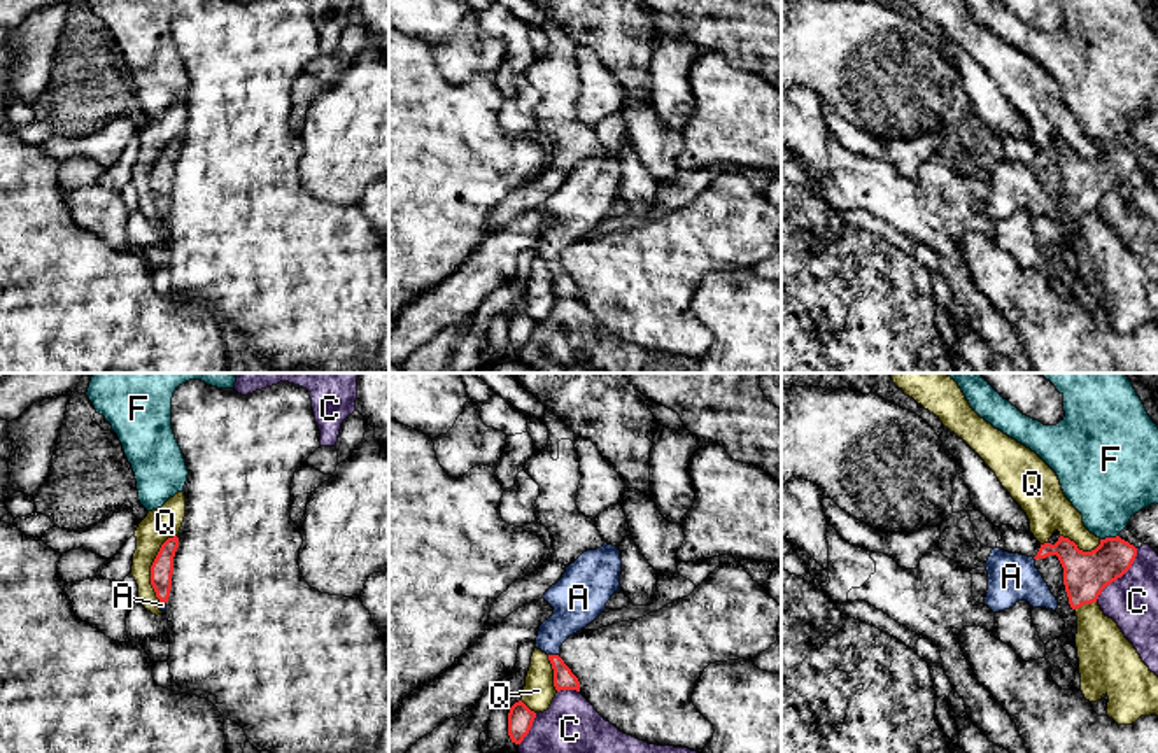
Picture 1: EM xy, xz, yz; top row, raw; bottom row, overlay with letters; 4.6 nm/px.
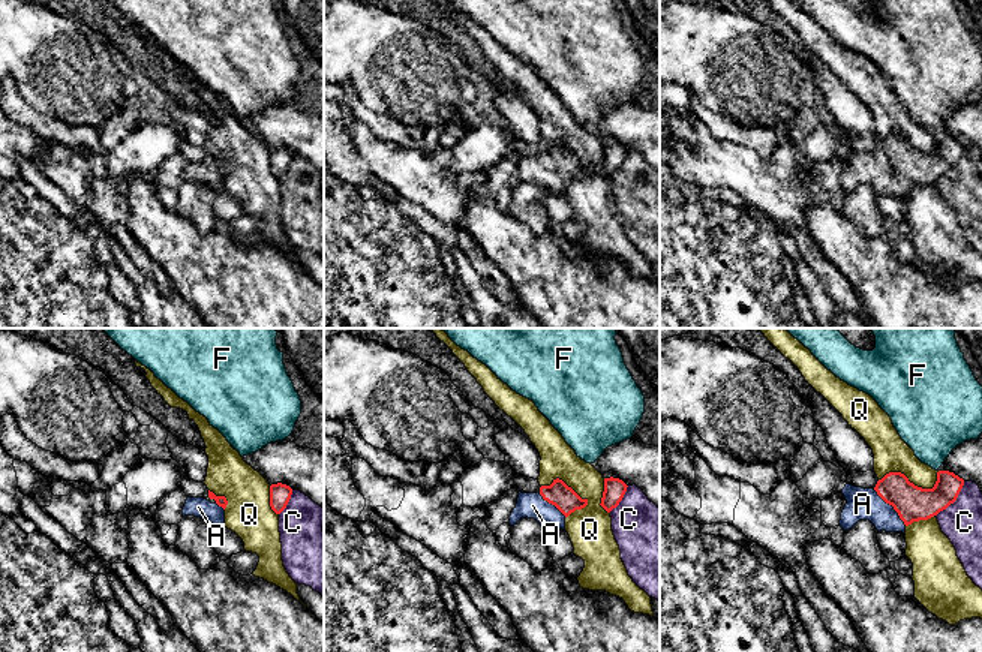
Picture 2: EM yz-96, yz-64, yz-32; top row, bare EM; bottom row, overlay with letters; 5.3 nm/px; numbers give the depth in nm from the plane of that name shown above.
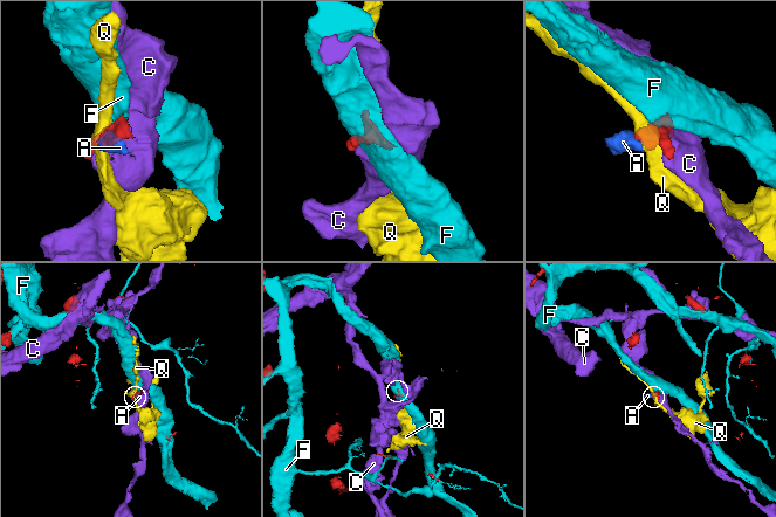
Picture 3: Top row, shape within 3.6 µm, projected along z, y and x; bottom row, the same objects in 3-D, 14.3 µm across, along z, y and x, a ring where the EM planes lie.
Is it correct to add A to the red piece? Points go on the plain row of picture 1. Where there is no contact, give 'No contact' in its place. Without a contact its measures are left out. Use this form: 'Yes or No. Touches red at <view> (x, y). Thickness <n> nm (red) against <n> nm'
Yes. Touches red at xz (554, 263). Thickness 100 nm (red) against 200 nm

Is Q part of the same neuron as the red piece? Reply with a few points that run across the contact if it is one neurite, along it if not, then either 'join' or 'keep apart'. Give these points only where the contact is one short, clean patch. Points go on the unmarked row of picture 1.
keep apart

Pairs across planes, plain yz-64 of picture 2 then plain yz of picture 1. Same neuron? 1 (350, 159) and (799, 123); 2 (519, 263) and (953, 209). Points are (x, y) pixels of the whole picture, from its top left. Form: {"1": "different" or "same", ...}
{"1": "different", "2": "different"}

